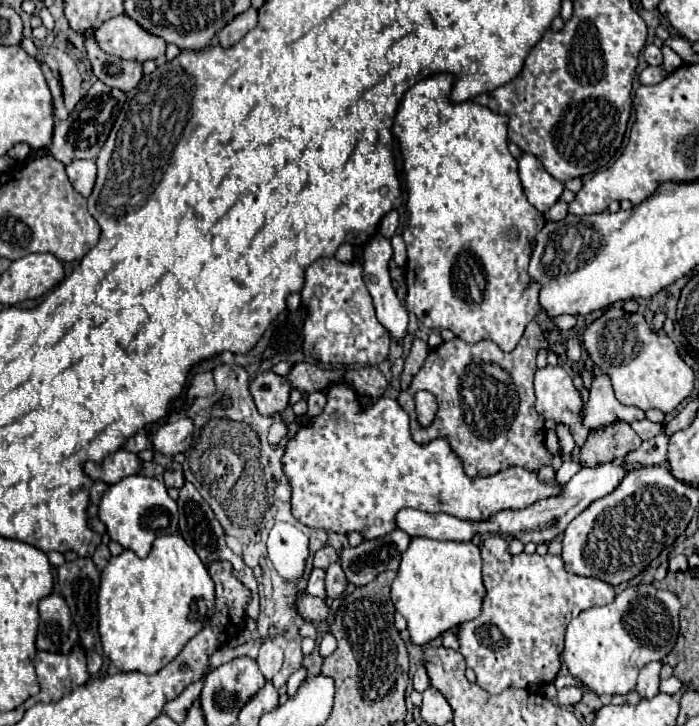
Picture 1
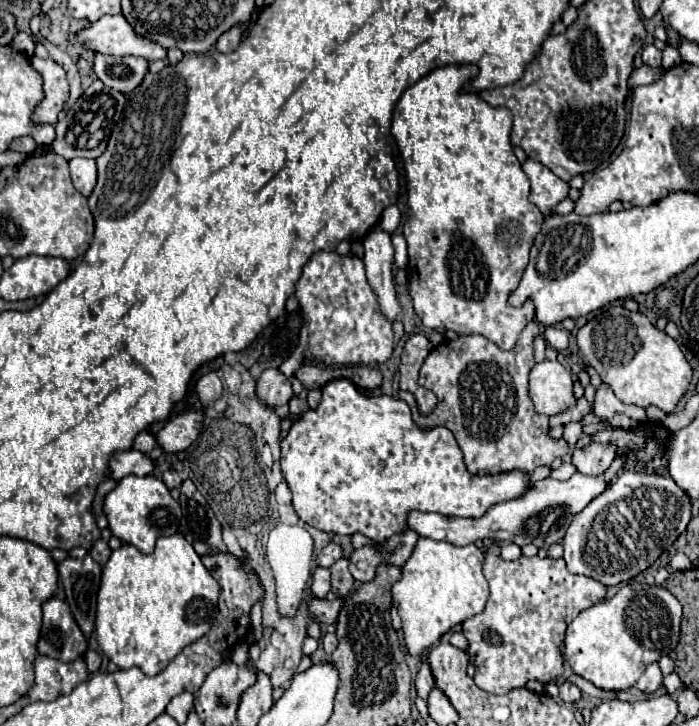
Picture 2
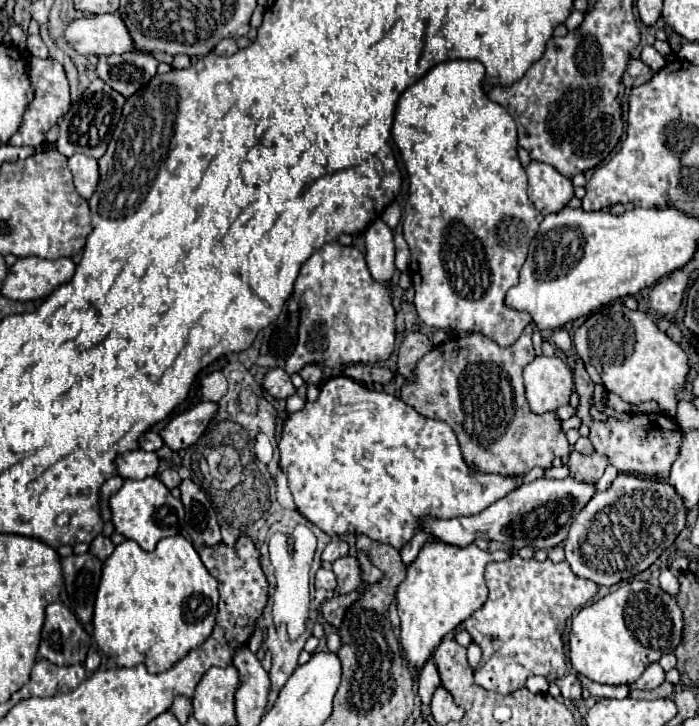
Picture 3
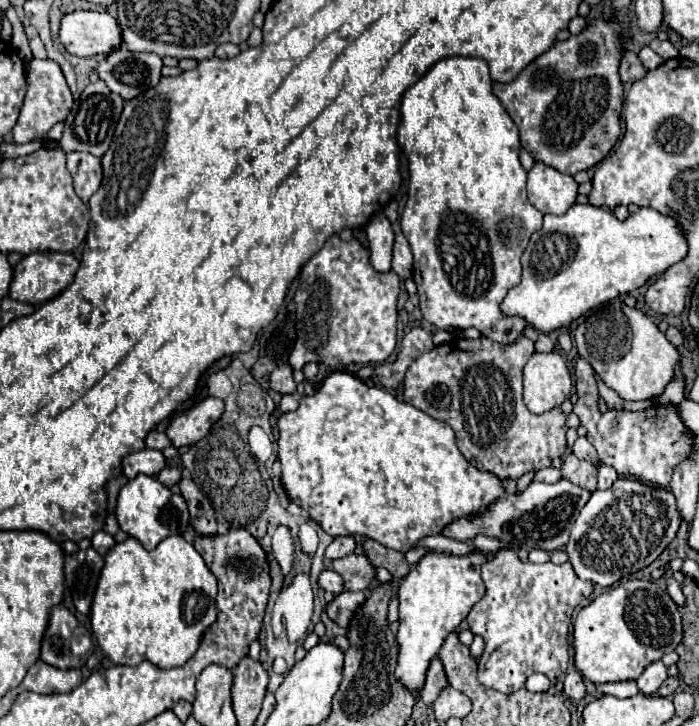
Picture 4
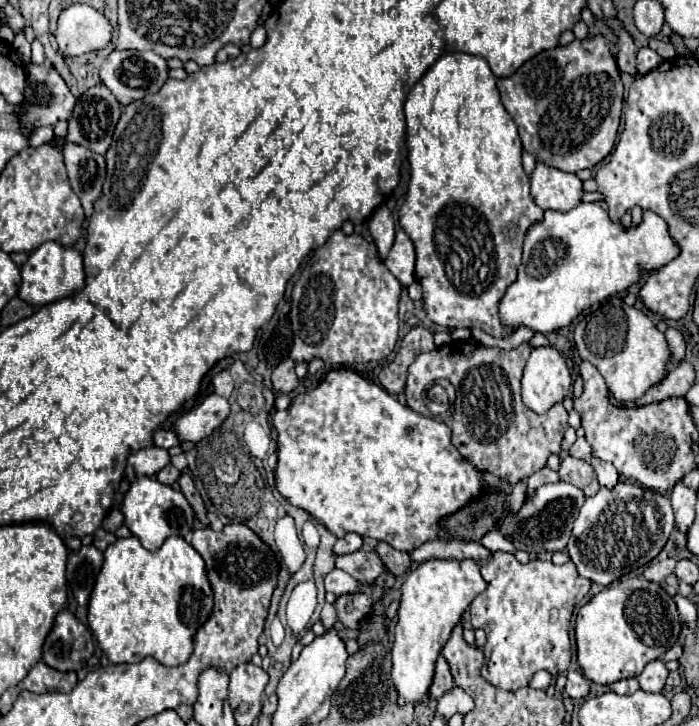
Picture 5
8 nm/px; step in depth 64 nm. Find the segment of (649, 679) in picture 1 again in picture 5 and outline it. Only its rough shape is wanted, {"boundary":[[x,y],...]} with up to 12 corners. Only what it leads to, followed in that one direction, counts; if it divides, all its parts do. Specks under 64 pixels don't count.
{"boundary":[[654,660],[638,676],[644,692],[662,692],[668,668]]}

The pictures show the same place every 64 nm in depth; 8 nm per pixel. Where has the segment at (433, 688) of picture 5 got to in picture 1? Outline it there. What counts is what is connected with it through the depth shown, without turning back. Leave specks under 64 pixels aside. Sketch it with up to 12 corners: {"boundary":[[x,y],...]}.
{"boundary":[[422,666],[416,670],[414,690],[424,692],[430,686],[428,674]]}

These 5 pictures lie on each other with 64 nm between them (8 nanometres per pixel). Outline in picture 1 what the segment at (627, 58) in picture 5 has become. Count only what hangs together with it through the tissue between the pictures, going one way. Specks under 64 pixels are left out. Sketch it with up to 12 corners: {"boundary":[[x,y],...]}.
{"boundary":[[648,66],[642,84],[660,84],[668,76],[664,66]]}

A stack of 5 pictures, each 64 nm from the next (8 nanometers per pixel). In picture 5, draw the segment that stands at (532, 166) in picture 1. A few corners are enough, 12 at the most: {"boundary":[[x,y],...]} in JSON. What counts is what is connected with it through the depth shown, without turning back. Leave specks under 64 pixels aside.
{"boundary":[[536,164],[530,196],[542,210],[580,202],[576,174]]}

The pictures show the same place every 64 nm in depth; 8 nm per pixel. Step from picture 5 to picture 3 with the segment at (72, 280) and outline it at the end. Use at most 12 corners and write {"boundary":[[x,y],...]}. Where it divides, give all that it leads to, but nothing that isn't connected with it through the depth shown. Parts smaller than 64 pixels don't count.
{"boundary":[[18,258],[2,296],[46,298],[72,278],[70,258]]}

